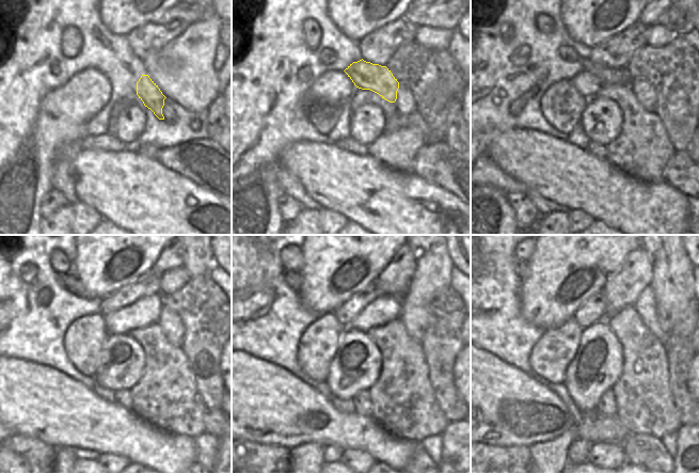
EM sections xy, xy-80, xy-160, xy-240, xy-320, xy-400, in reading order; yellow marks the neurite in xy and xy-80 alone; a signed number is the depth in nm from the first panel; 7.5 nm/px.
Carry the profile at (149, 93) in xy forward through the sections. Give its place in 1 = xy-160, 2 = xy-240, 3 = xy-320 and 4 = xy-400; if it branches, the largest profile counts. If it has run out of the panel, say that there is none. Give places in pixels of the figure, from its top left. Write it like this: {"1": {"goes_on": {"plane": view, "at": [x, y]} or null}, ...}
{"1": {"goes_on": {"plane": "xy-160", "at": [607, 76]}}, "2": {"goes_on": {"plane": "xy-240", "at": [69, 281]}}, "3": {"goes_on": {"plane": "xy-320", "at": [294, 279]}}, "4": {"goes_on": {"plane": "xy-400", "at": [520, 266]}}}

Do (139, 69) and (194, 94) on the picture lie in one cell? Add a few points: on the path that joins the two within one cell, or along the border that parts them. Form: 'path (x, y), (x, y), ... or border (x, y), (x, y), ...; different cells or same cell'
border (141, 59), (147, 74); different cells

